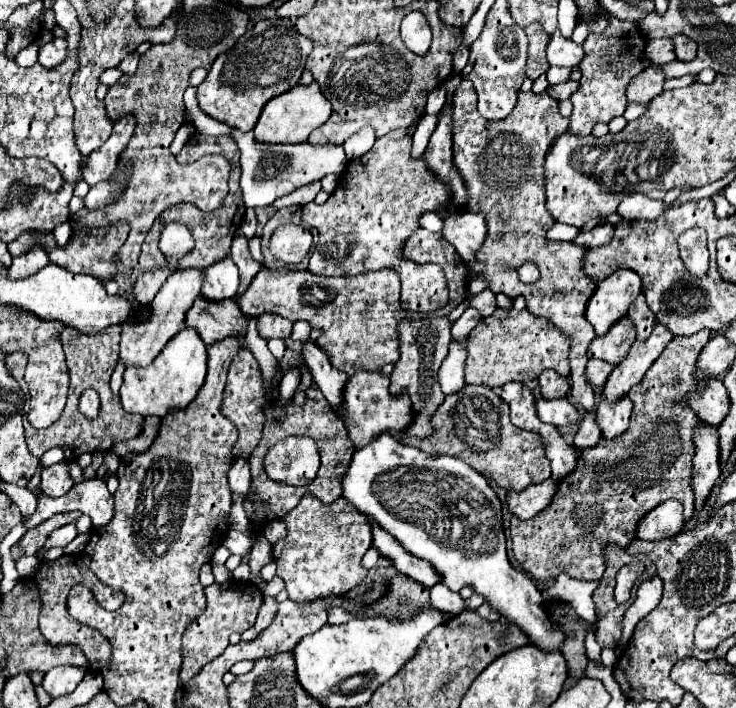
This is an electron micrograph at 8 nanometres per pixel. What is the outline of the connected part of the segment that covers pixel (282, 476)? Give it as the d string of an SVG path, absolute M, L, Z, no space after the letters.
M286 437L264 457L270 479L288 485L308 485L320 467L316 443L310 437Z

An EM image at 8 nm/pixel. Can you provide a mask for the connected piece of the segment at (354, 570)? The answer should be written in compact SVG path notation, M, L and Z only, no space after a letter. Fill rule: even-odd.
M306 493L300 503L282 517L282 521L288 525L288 533L284 535L284 539L272 545L272 553L278 565L278 575L284 579L286 591L292 601L314 601L316 597L348 593L366 577L368 569L362 565L362 557L372 547L372 525L362 513L352 509L352 505L344 497L340 497L332 505L324 505L318 497Z

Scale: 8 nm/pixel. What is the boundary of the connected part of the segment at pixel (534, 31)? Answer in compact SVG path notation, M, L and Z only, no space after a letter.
M530 25L524 29L528 35L528 61L526 61L526 77L532 81L540 77L542 73L548 71L548 61L546 61L546 45L550 37L544 33L540 25Z

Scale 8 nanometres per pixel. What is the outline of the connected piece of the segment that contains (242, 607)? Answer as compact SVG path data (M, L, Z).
M230 579L222 585L214 583L210 587L204 589L206 599L208 599L208 607L206 611L188 625L184 639L182 639L182 671L180 671L180 681L190 681L196 673L200 673L200 669L216 659L218 655L224 653L224 649L228 647L228 637L232 633L244 633L246 629L250 629L256 623L256 615L258 615L258 607L262 601L262 593L258 591L258 605L254 603L254 595L256 595L256 585L252 585L250 581L236 581Z

